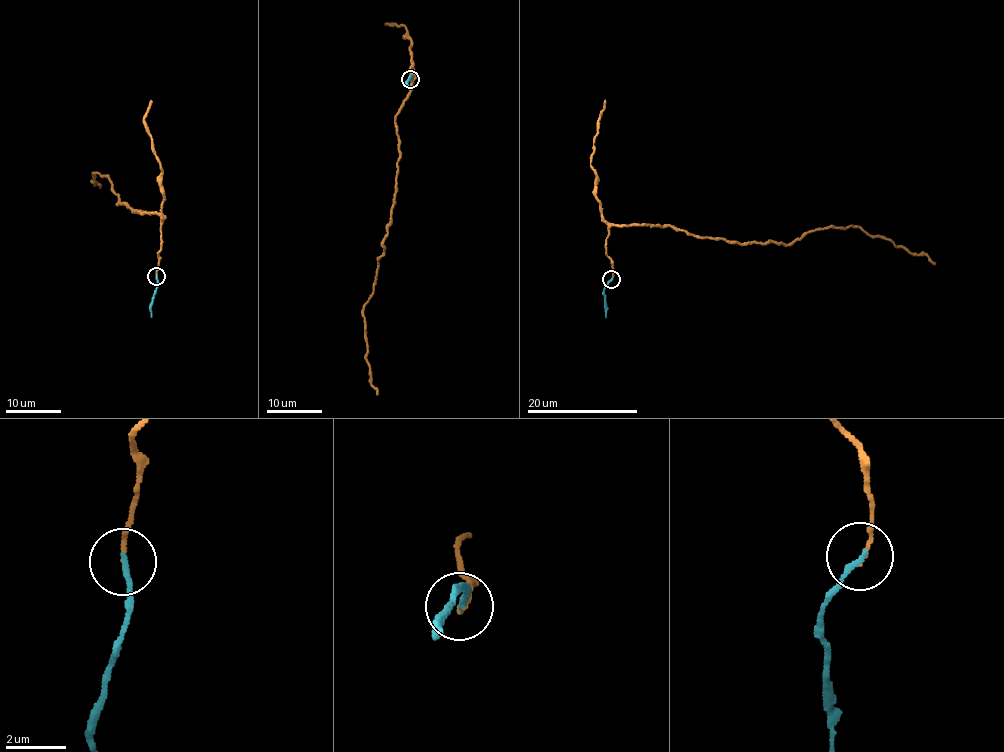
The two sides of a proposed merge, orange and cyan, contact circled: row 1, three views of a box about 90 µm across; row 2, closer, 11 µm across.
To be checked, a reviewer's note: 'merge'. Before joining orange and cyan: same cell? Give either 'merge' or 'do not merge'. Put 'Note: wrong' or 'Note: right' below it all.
merge
Note: right

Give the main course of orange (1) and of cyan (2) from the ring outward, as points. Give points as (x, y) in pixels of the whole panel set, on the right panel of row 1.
1: (611, 279), (606, 237), (612, 226), (671, 225), (700, 237), (786, 245), (831, 226), (859, 227), (935, 264)
2: (611, 279), (604, 289), (605, 317)

